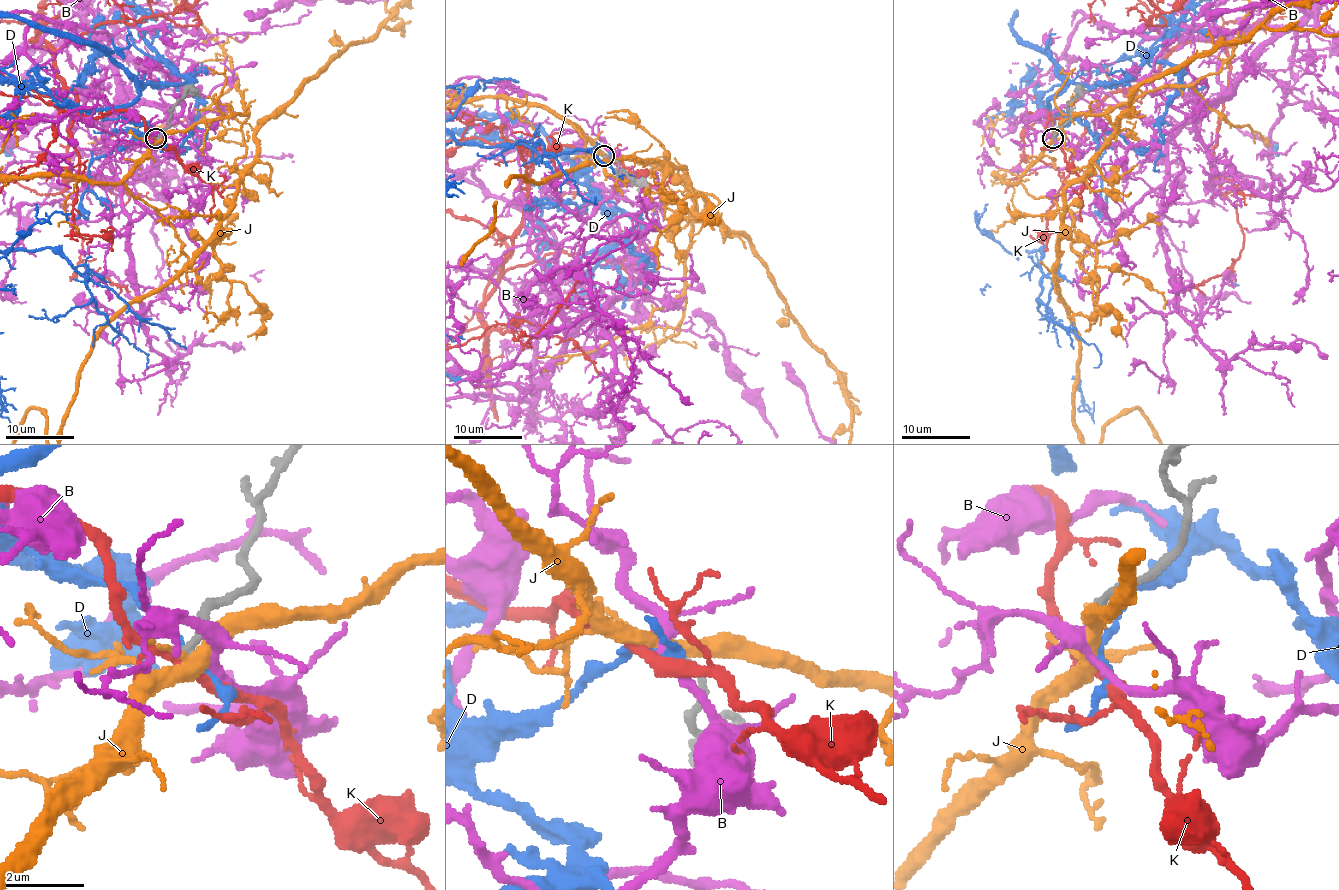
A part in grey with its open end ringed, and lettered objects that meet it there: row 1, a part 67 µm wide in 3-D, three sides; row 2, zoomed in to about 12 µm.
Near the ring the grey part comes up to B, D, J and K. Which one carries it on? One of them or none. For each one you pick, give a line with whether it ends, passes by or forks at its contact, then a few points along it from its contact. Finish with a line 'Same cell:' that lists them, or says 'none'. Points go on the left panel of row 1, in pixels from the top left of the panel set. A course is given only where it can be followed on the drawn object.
Same cell: none

